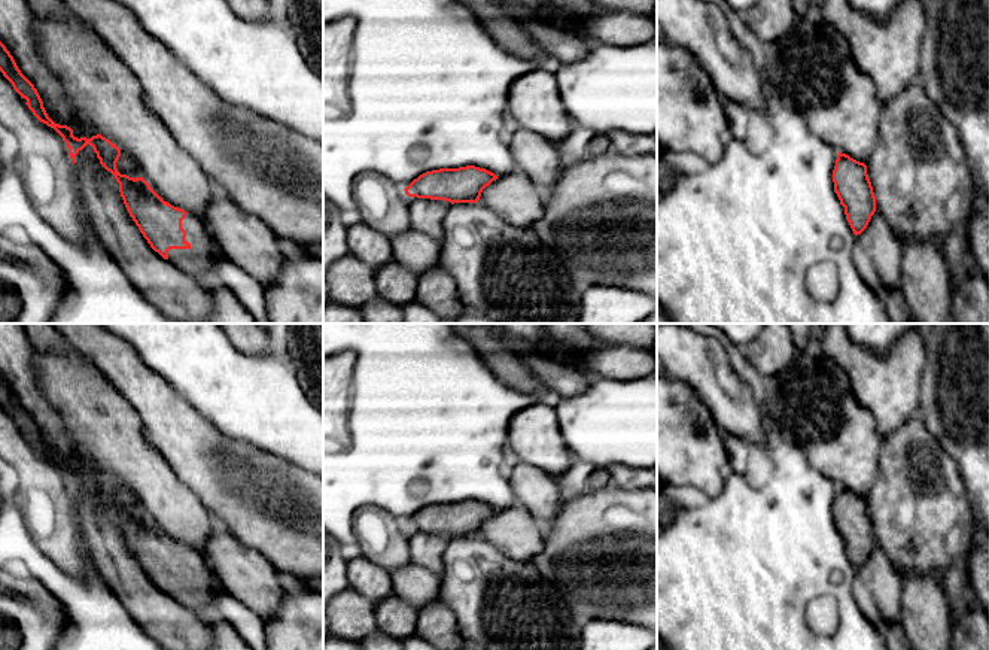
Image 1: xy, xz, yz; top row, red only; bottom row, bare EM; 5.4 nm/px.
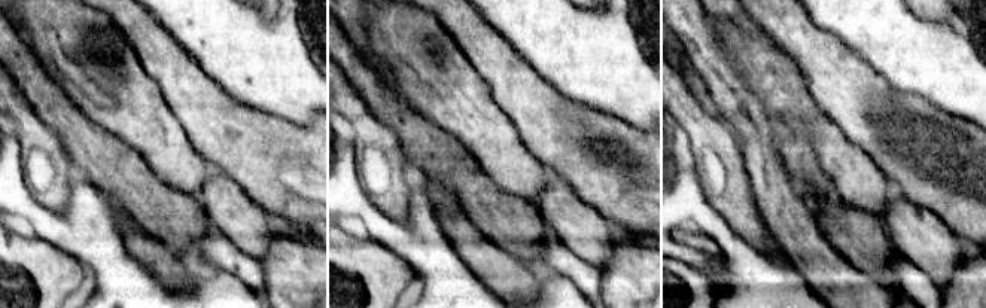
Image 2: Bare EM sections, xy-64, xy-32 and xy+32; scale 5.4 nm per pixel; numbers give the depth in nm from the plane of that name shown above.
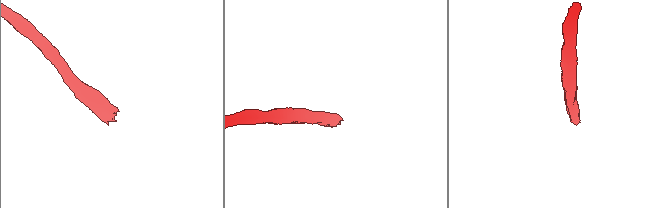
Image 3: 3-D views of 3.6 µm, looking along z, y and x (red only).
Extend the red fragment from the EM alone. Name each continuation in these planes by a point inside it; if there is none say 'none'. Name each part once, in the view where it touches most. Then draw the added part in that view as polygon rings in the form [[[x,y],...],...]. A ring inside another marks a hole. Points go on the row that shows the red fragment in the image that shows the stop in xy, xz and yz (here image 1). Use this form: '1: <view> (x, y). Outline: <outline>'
1: xy (195, 261). Outline: [[[186,213],[185,219],[182,221],[182,228],[186,231],[185,242],[188,242],[191,247],[189,249],[170,249],[168,261],[185,274],[195,277],[195,279],[207,280],[209,267],[212,264],[213,256],[217,252],[216,242],[206,221],[201,216]]]

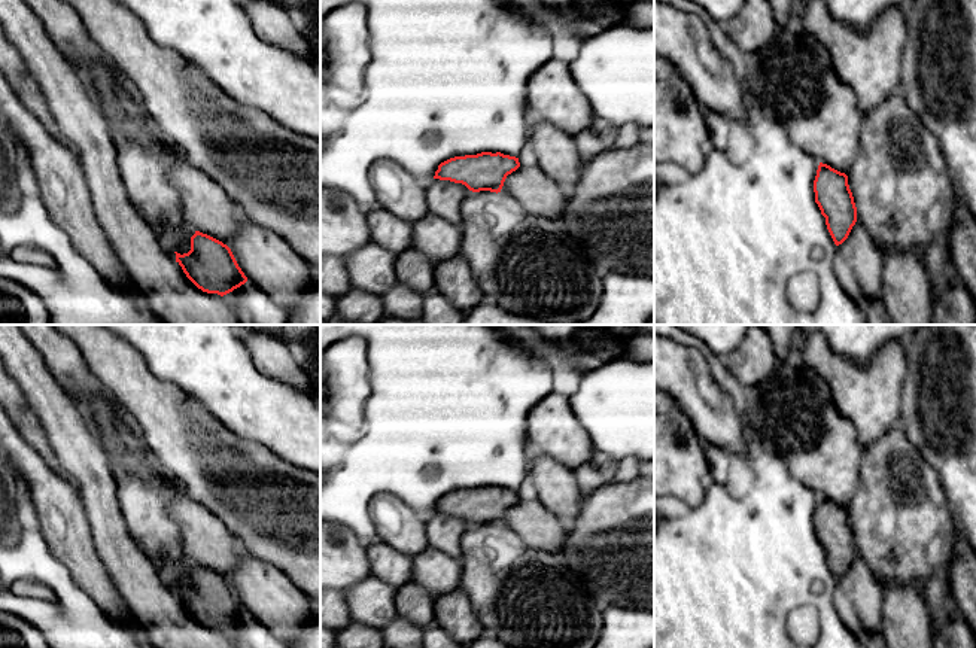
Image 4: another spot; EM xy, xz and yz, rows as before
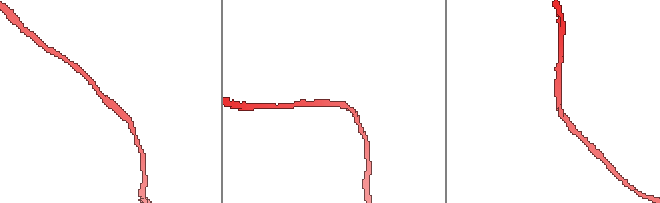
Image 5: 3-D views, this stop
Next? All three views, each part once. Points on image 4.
none

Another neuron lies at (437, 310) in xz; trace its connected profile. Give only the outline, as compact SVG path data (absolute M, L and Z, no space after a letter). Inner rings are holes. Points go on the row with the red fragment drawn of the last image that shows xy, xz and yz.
M432 290L423 295L420 320L425 325L462 325L465 313Z

